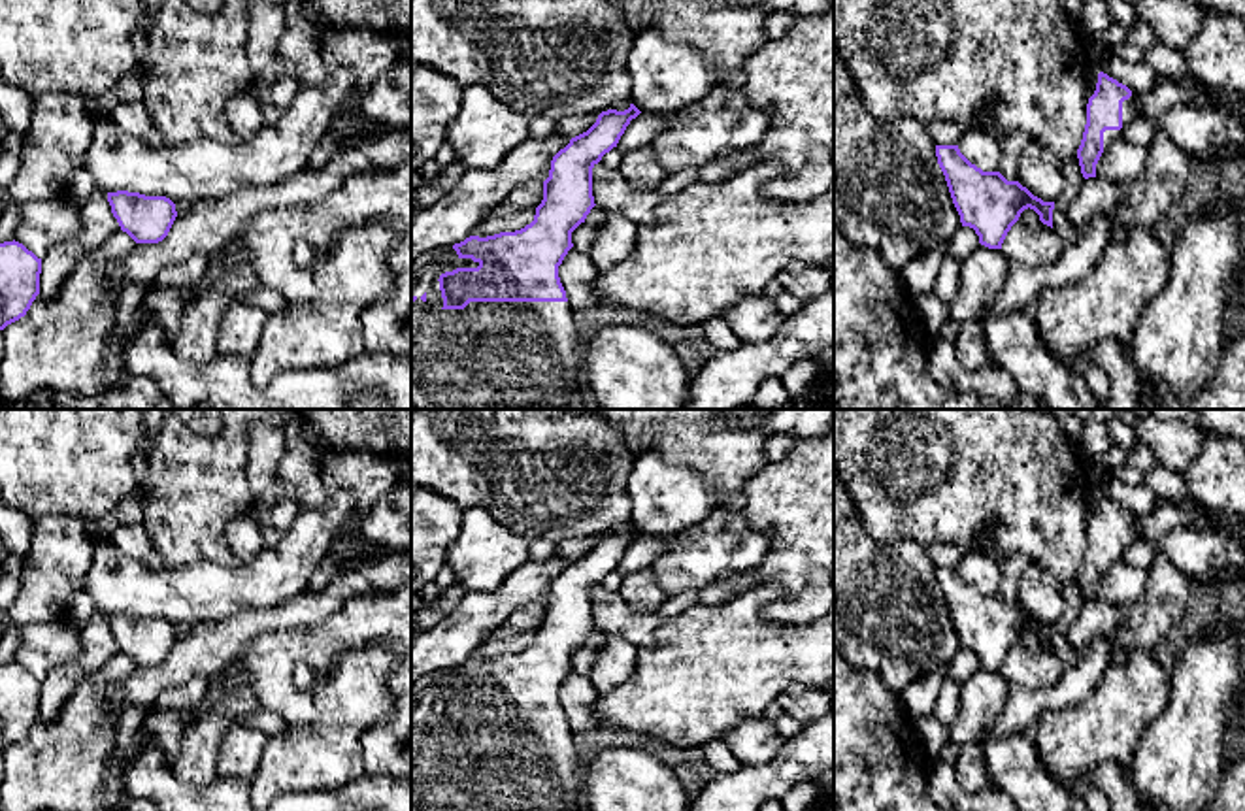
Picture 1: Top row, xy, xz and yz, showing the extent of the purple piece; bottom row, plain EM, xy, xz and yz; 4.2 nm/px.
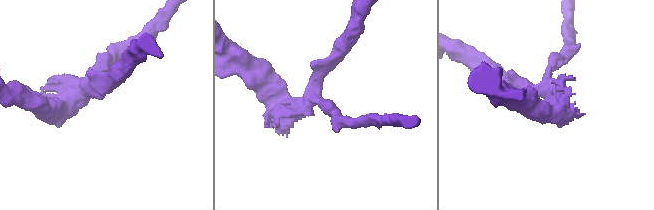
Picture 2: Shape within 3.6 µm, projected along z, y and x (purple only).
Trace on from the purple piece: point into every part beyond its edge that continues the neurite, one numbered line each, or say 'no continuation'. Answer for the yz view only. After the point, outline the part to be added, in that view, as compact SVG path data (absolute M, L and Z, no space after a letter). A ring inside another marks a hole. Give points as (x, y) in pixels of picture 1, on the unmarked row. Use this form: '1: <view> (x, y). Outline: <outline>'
1: yz (1130, 532). Outline: M1134 517L1122 524L1122 551L1120 553L1105 553L1104 554L1104 573L1122 558L1122 553L1134 543L1143 539L1139 530L1137 530L1137 522L1134 521Z

